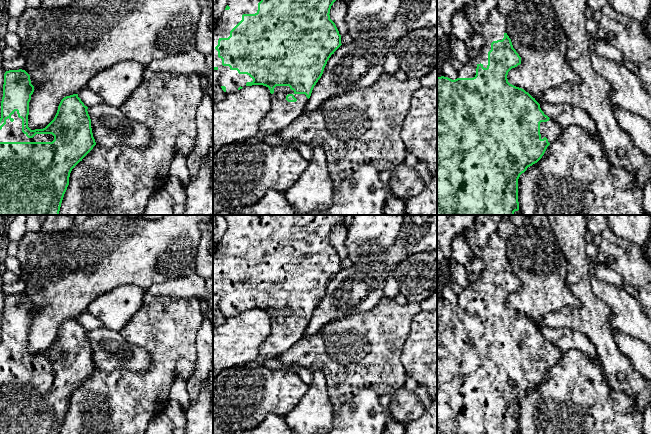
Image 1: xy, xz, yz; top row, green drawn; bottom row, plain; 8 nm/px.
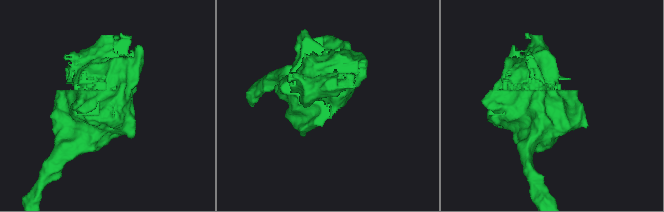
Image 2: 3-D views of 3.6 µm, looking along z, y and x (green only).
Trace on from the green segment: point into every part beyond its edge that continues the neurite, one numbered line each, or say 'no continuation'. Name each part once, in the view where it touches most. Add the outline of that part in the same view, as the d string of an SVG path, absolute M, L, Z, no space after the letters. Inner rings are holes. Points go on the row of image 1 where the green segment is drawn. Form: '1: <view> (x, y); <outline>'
1: xy (12, 131); M15 111L10 119L6 119L6 124L0 130L0 142L52 142L54 136L52 134L36 134L33 138L28 138L22 132L22 119L18 117Z

